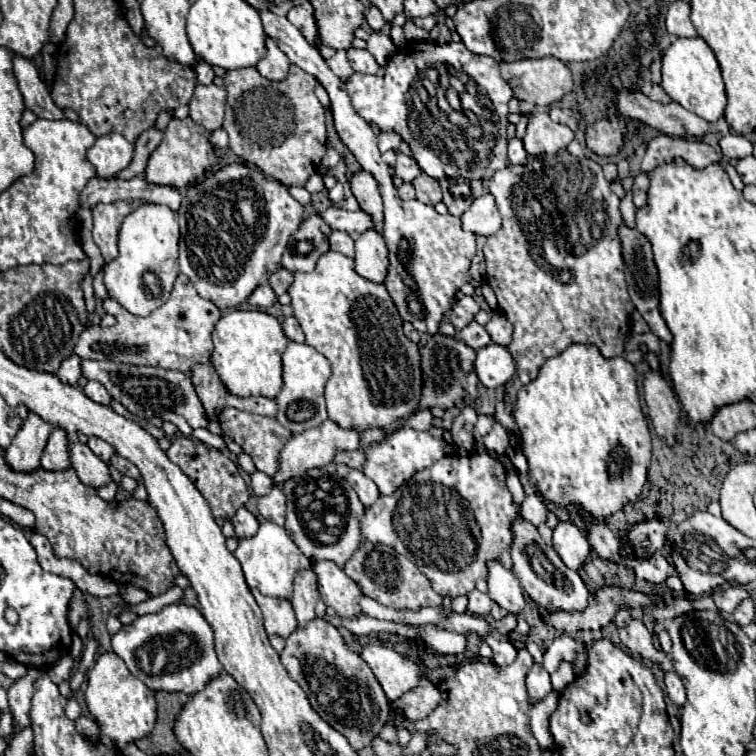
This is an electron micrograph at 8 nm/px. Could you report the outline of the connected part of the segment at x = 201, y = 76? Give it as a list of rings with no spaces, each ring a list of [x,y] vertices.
[[[200,61],[200,63],[194,67],[194,71],[196,71],[200,83],[210,85],[210,83],[214,81],[214,69],[212,69],[212,65],[208,65],[206,61]]]

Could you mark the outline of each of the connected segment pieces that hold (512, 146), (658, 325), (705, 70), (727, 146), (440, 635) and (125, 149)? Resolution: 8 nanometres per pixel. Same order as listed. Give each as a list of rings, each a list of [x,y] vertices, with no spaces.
[[[514,137],[514,139],[508,141],[508,159],[510,159],[512,165],[522,165],[522,163],[526,163],[528,153],[526,153],[526,149],[524,149],[522,139]]]
[[[622,223],[618,227],[618,235],[620,235],[620,243],[622,243],[622,257],[624,257],[624,275],[626,275],[626,283],[628,283],[628,293],[630,299],[634,303],[634,307],[638,309],[638,313],[644,317],[644,321],[650,325],[652,333],[658,335],[662,341],[670,343],[672,341],[672,333],[666,327],[666,321],[660,315],[660,291],[658,291],[658,269],[654,263],[654,255],[652,255],[652,245],[648,241],[646,235],[642,235],[638,229],[630,229],[626,227],[626,223]]]
[[[702,37],[672,41],[672,45],[664,51],[664,57],[662,57],[662,83],[660,85],[670,95],[672,101],[700,115],[708,123],[716,123],[724,115],[724,107],[726,107],[724,81],[720,75],[718,61]]]
[[[736,133],[724,135],[720,139],[720,149],[724,153],[724,159],[742,159],[742,157],[752,155],[752,143],[746,137],[736,135]]]
[[[422,625],[420,627],[420,637],[438,653],[462,653],[466,647],[466,637],[458,633],[448,633],[442,631],[434,625]]]
[[[118,133],[98,137],[92,149],[88,149],[88,161],[96,167],[96,173],[102,179],[114,179],[122,169],[130,165],[132,157],[134,145]]]

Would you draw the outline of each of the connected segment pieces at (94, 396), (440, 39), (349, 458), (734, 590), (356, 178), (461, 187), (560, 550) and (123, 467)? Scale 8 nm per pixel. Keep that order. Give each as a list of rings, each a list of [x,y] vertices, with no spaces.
[[[88,381],[86,387],[84,387],[84,393],[86,393],[92,401],[102,403],[102,405],[110,405],[110,401],[112,401],[112,397],[110,397],[108,391],[104,389],[104,385],[98,383],[98,381]]]
[[[438,25],[438,27],[434,27],[434,29],[430,31],[430,41],[434,41],[434,43],[450,43],[452,37],[450,37],[448,27],[446,27],[446,25]]]
[[[358,449],[358,451],[340,451],[334,457],[334,463],[344,463],[350,469],[360,469],[362,467],[362,459],[364,459],[364,451],[362,449]]]
[[[726,585],[726,587],[716,589],[712,593],[712,597],[714,597],[716,607],[722,613],[732,613],[738,607],[738,603],[748,597],[748,591],[744,587],[740,587],[740,585]]]
[[[366,171],[352,175],[350,183],[352,183],[352,193],[354,193],[356,201],[360,203],[360,209],[372,217],[374,229],[378,233],[382,233],[384,231],[384,215],[382,215],[382,199],[380,199],[378,183]]]
[[[442,179],[440,185],[442,185],[442,193],[444,193],[442,201],[448,207],[450,215],[460,217],[474,201],[474,197],[470,195],[470,187],[462,179],[454,179],[454,181]]]
[[[560,521],[554,529],[554,551],[568,569],[578,571],[590,557],[590,545],[572,521]]]
[[[114,455],[114,457],[110,459],[110,463],[112,463],[112,465],[114,465],[122,475],[132,477],[132,479],[136,479],[136,481],[140,481],[140,479],[142,479],[142,475],[140,475],[138,467],[136,467],[134,463],[130,463],[128,459],[122,459],[120,455]]]

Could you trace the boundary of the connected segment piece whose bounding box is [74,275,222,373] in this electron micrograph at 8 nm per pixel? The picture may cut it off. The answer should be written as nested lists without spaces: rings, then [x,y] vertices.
[[[178,275],[170,299],[152,315],[136,317],[118,305],[118,335],[116,327],[90,325],[80,333],[74,353],[80,359],[116,359],[116,363],[158,365],[186,373],[196,363],[210,361],[214,351],[212,333],[220,317],[220,309],[212,301],[202,299],[186,275]]]

